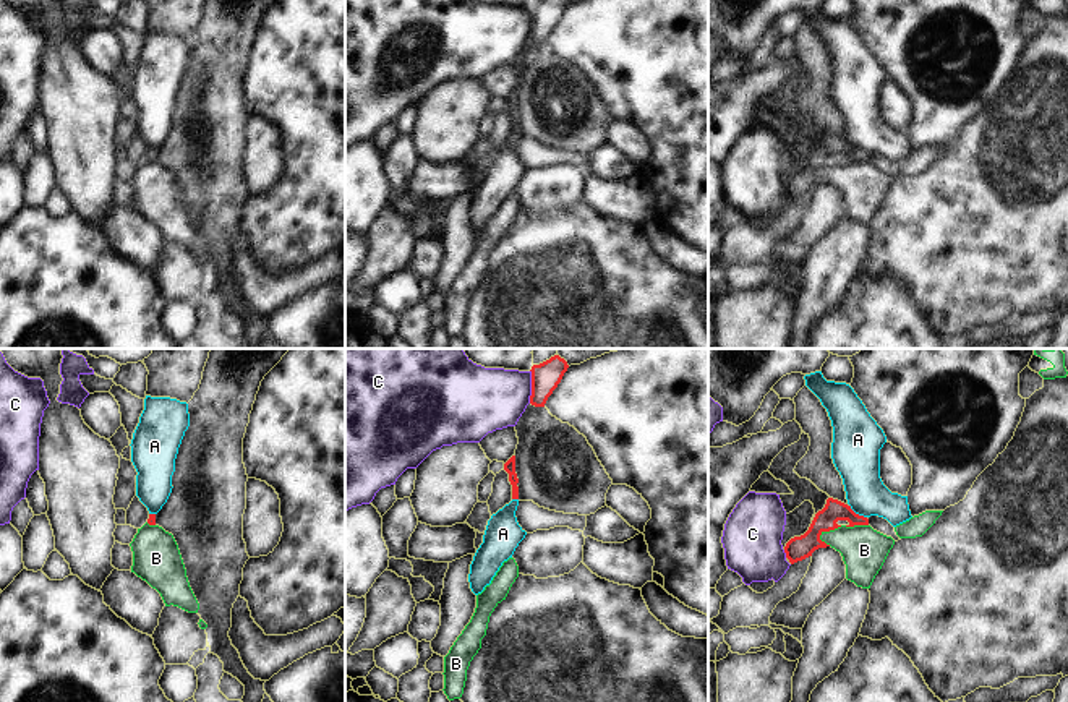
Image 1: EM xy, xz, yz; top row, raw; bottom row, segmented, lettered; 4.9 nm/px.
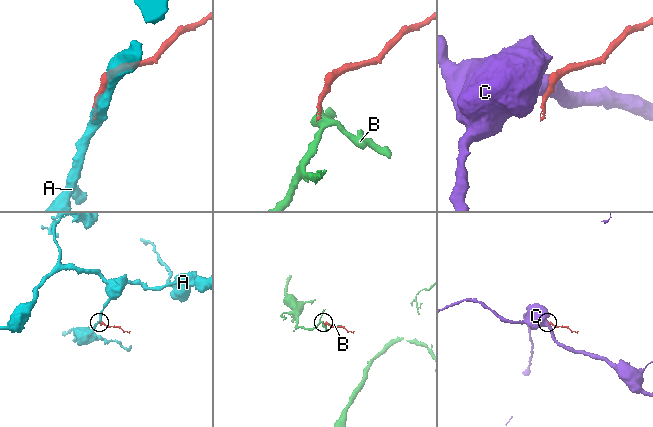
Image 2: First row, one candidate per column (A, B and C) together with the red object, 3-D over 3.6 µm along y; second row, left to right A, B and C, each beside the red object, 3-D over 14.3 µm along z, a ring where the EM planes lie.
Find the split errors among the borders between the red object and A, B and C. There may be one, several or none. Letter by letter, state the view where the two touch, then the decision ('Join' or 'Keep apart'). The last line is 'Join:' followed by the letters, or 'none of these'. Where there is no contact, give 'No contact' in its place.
A: Touches red in yz. Keep apart
B: Touches red in yz. Join
C: Touches red in xz. Keep apart
Join: B.

